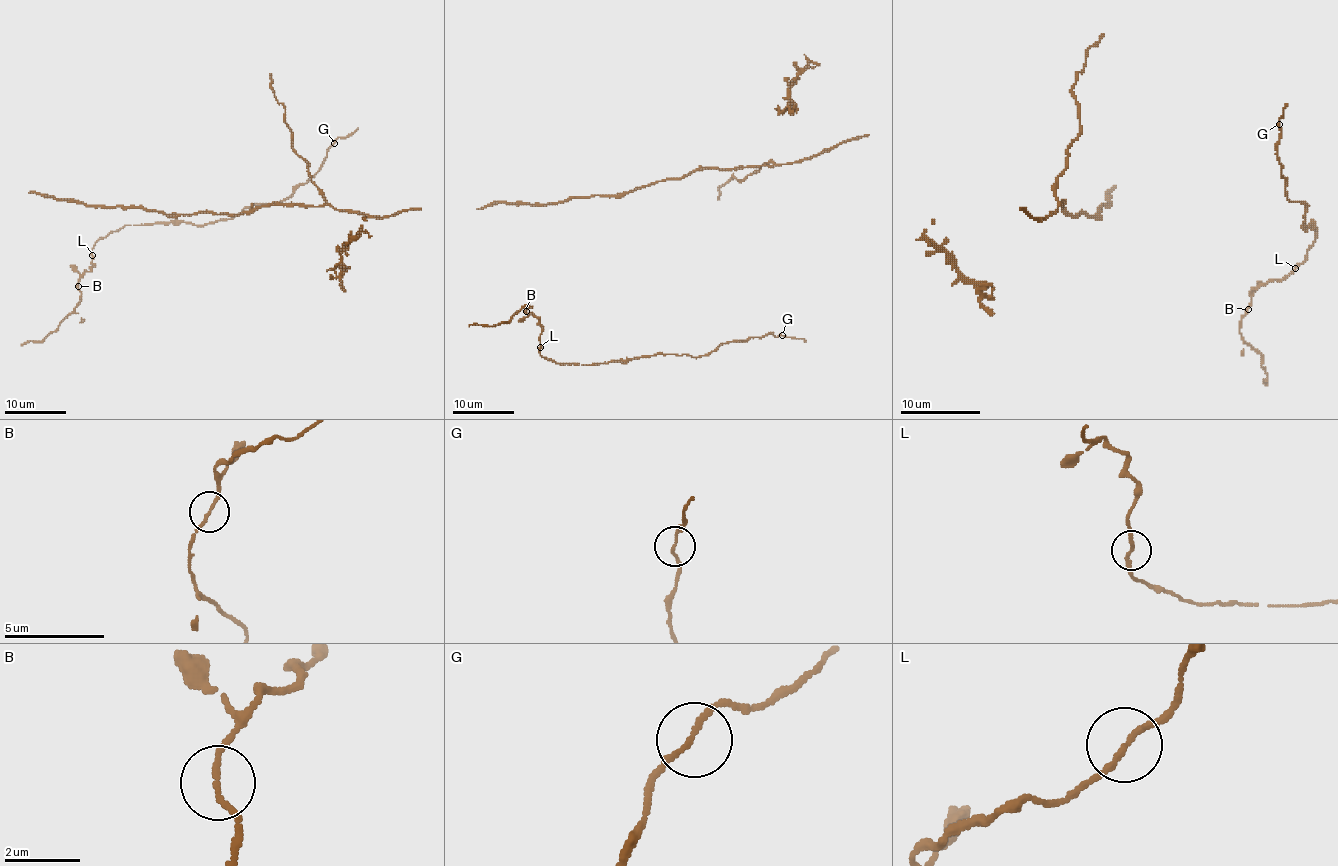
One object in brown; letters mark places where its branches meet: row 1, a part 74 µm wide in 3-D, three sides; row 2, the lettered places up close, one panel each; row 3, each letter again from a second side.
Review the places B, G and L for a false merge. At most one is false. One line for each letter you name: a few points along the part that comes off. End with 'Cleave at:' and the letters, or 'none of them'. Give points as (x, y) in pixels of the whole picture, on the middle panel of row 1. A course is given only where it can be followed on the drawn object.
Cleave at: none of them

